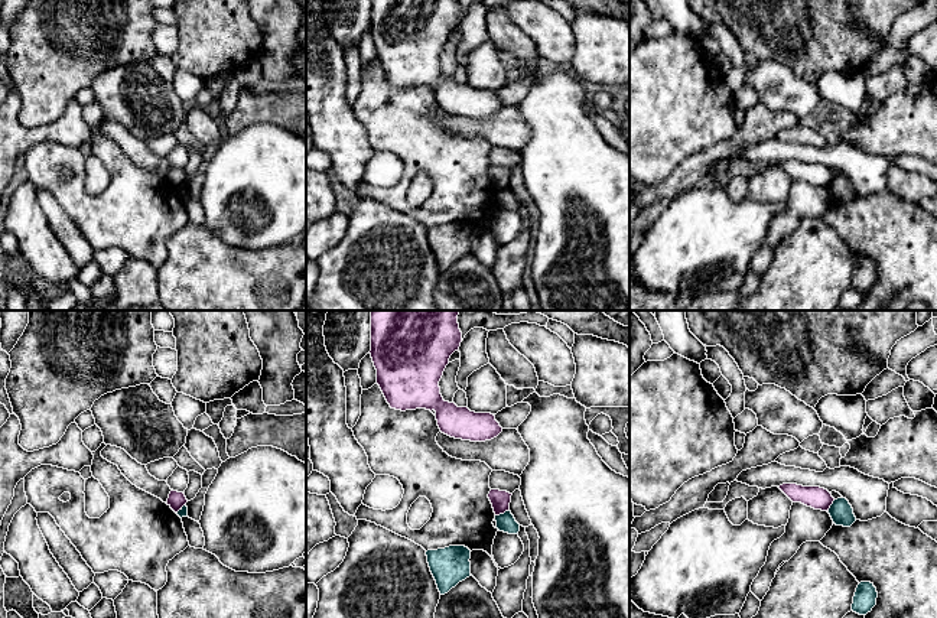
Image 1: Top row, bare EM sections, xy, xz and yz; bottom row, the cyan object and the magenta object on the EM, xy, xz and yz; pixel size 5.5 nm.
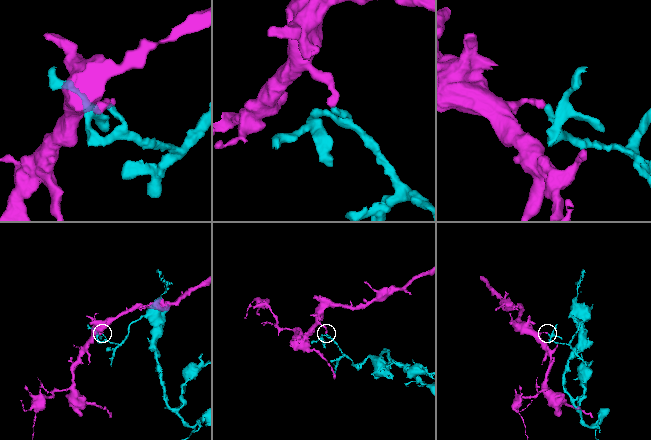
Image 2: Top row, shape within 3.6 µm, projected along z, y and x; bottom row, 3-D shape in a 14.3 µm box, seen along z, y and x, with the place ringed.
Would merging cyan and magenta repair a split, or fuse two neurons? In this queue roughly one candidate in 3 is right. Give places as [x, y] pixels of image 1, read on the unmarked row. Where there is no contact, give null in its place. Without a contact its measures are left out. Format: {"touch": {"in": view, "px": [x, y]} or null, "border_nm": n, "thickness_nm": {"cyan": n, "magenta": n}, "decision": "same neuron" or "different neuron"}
{"touch": {"in": "xz", "px": [501, 191]}, "border_nm": 90, "thickness_nm": {"cyan": 100, "magenta": 110}, "decision": "different neuron"}

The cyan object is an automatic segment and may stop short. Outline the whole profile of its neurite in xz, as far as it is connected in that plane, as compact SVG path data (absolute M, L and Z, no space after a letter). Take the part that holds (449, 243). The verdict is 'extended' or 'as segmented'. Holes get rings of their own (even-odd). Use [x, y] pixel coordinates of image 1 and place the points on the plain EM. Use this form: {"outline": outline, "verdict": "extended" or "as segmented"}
{"outline": "M449 222L427 227L427 240L440 271L448 270L471 251L471 227L465 222Z", "verdict": "as segmented"}

